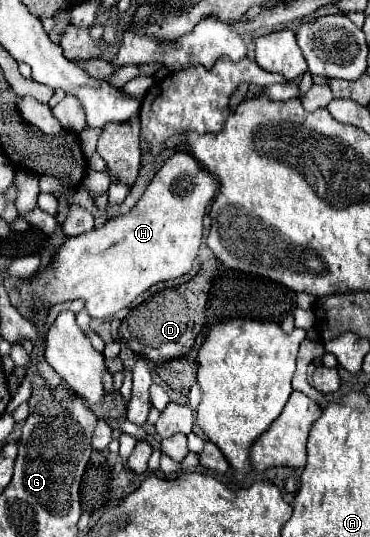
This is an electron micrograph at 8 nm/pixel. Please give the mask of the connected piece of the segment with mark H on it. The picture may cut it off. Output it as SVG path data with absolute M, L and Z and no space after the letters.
M188 152L172 154L128 214L108 220L98 230L90 230L80 236L68 238L66 244L58 248L54 256L54 266L46 266L44 272L40 272L32 278L32 282L26 282L22 286L24 304L32 306L38 298L40 302L44 302L44 308L48 310L52 304L82 298L86 300L86 310L92 318L110 318L122 308L126 308L136 296L144 294L150 286L186 274L192 268L194 258L198 254L202 240L202 218L216 194L216 188L216 180L208 176L208 172Z

